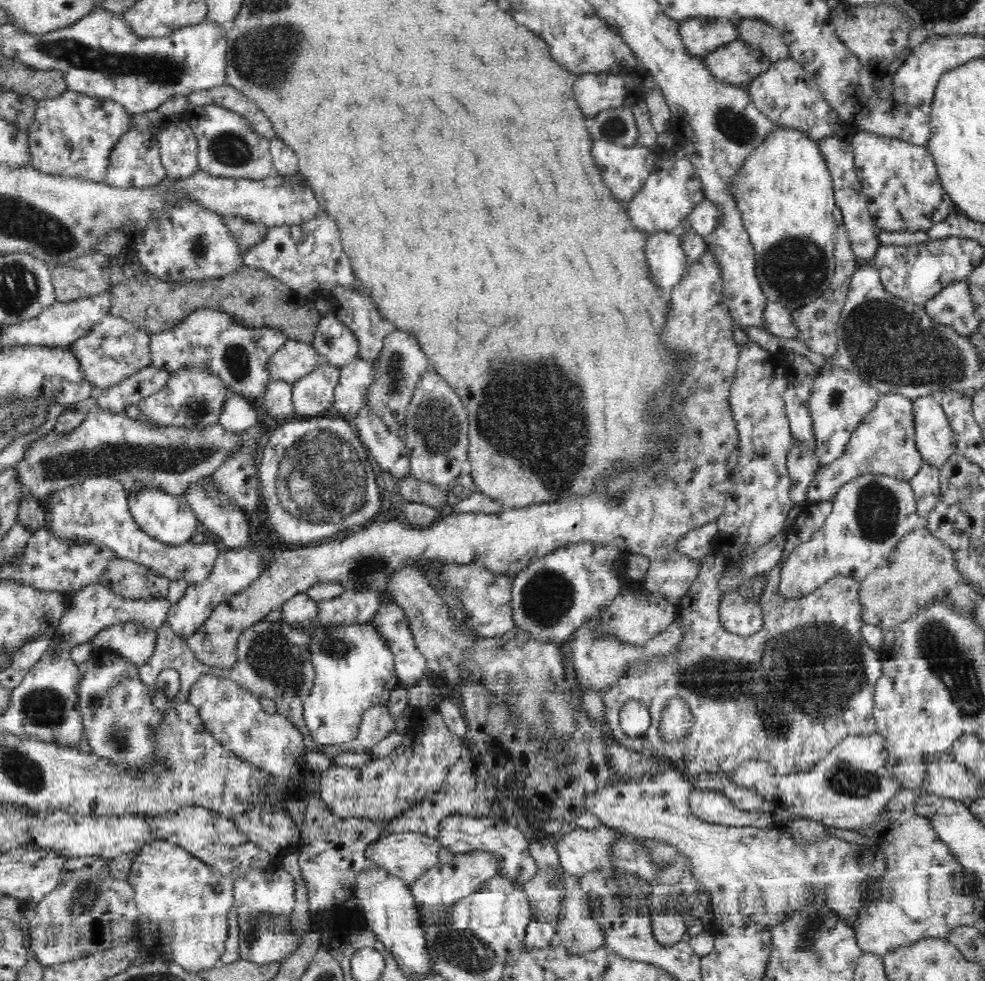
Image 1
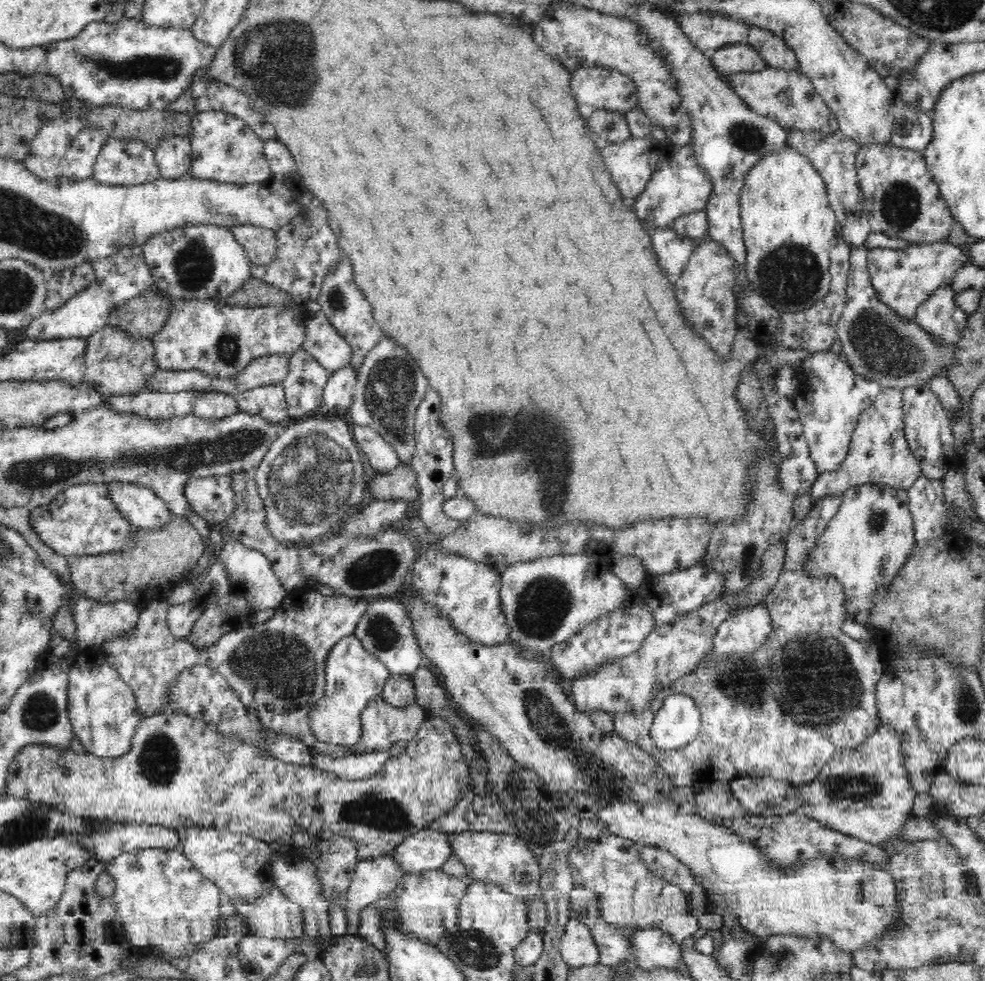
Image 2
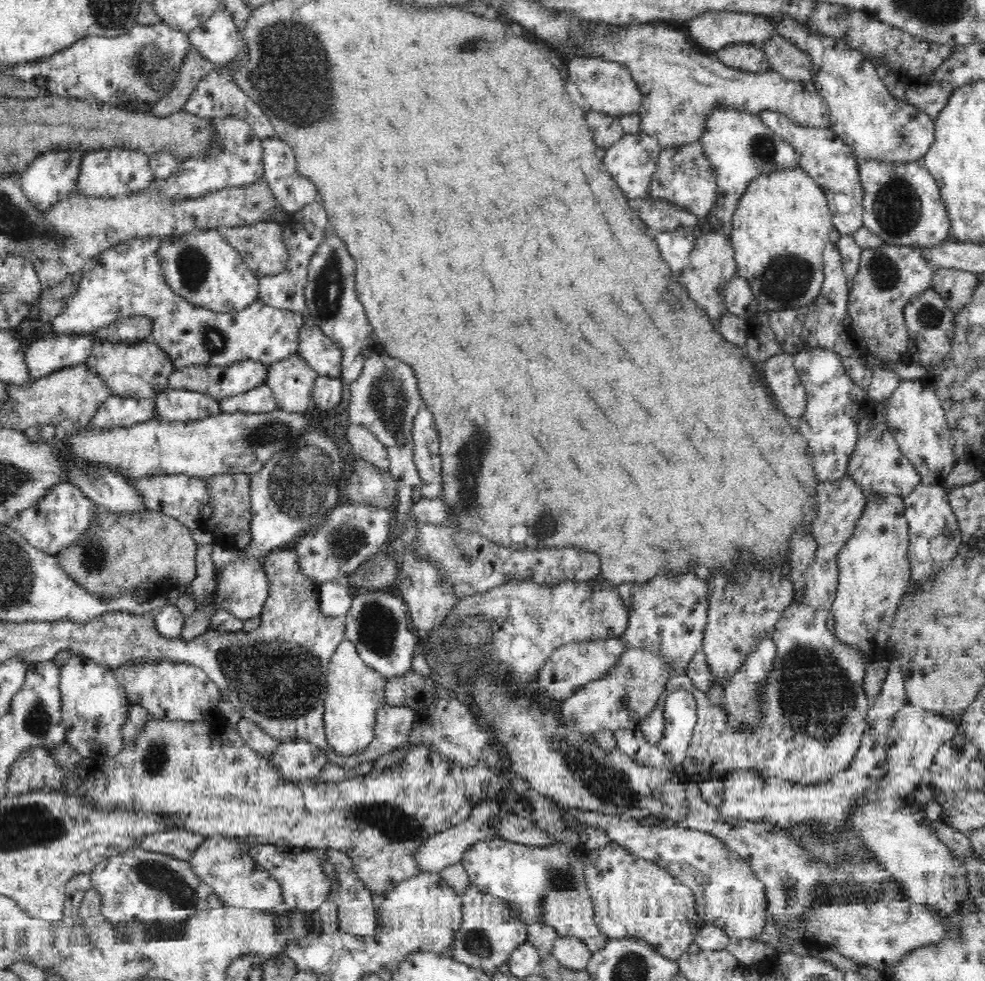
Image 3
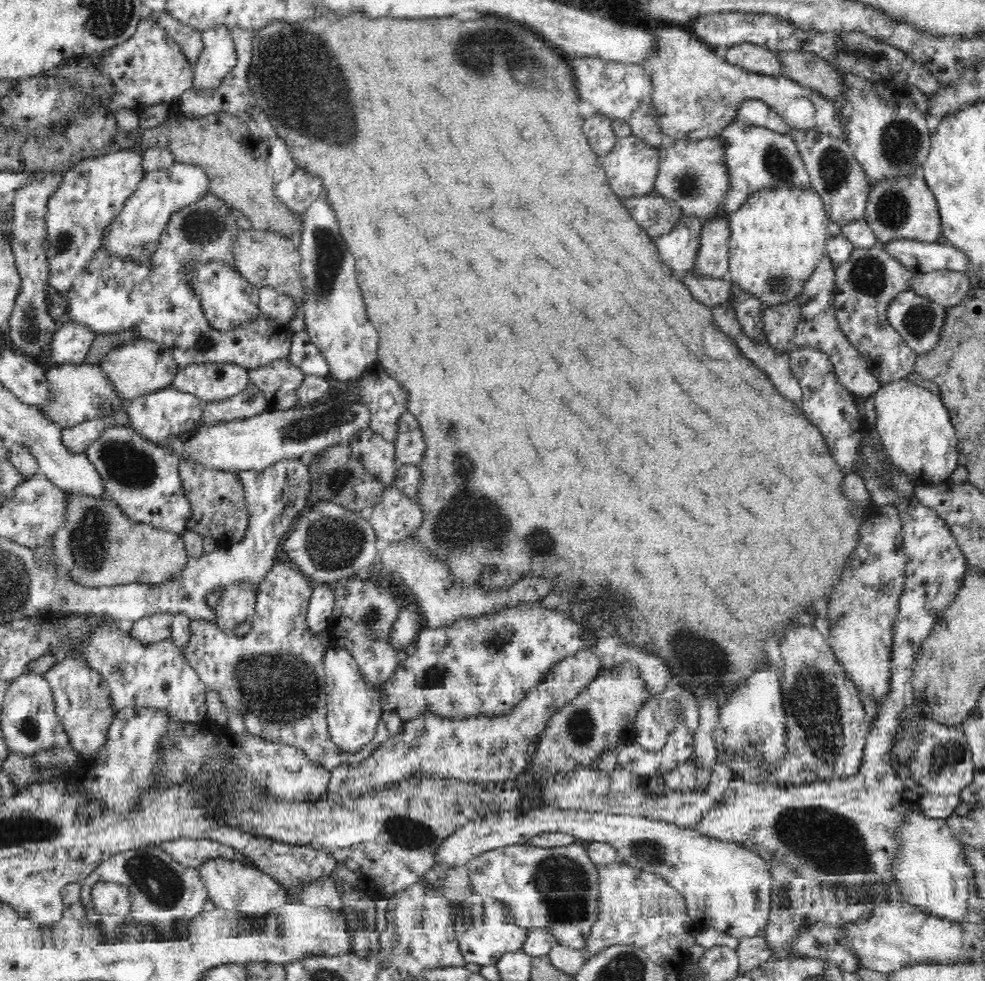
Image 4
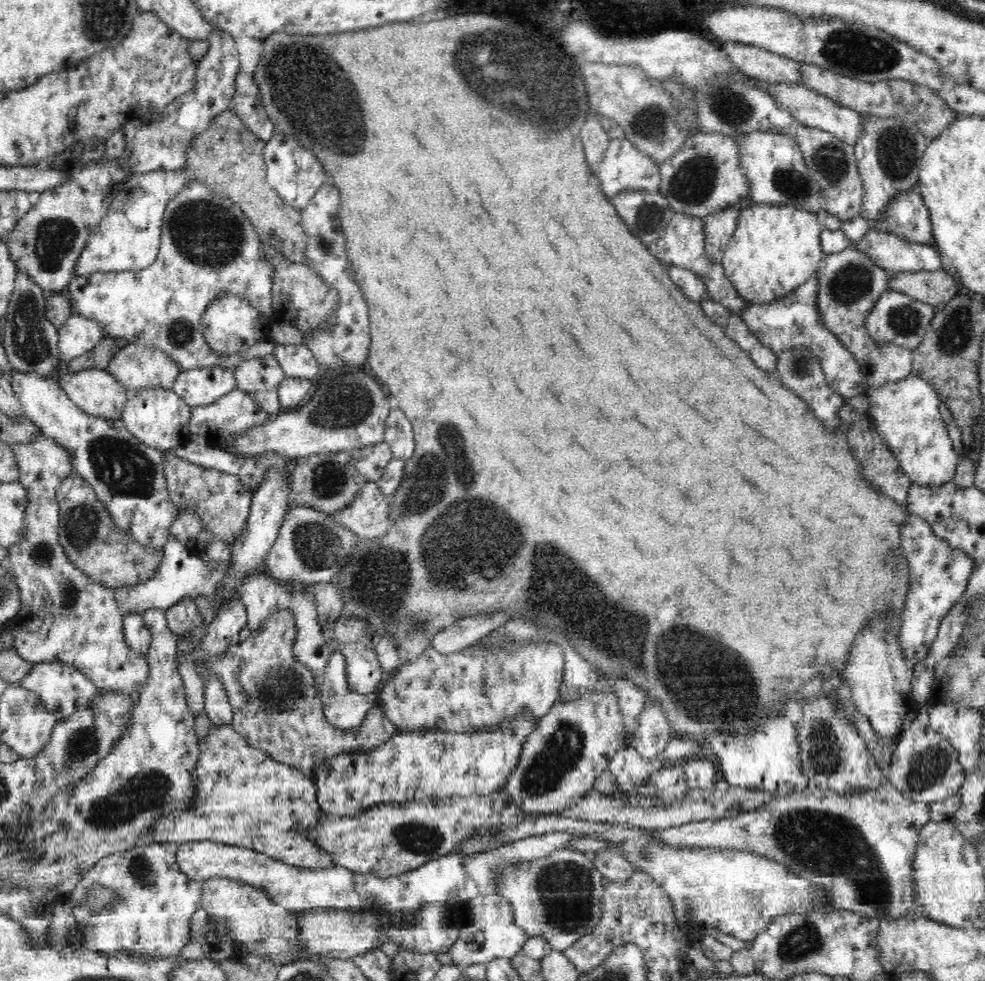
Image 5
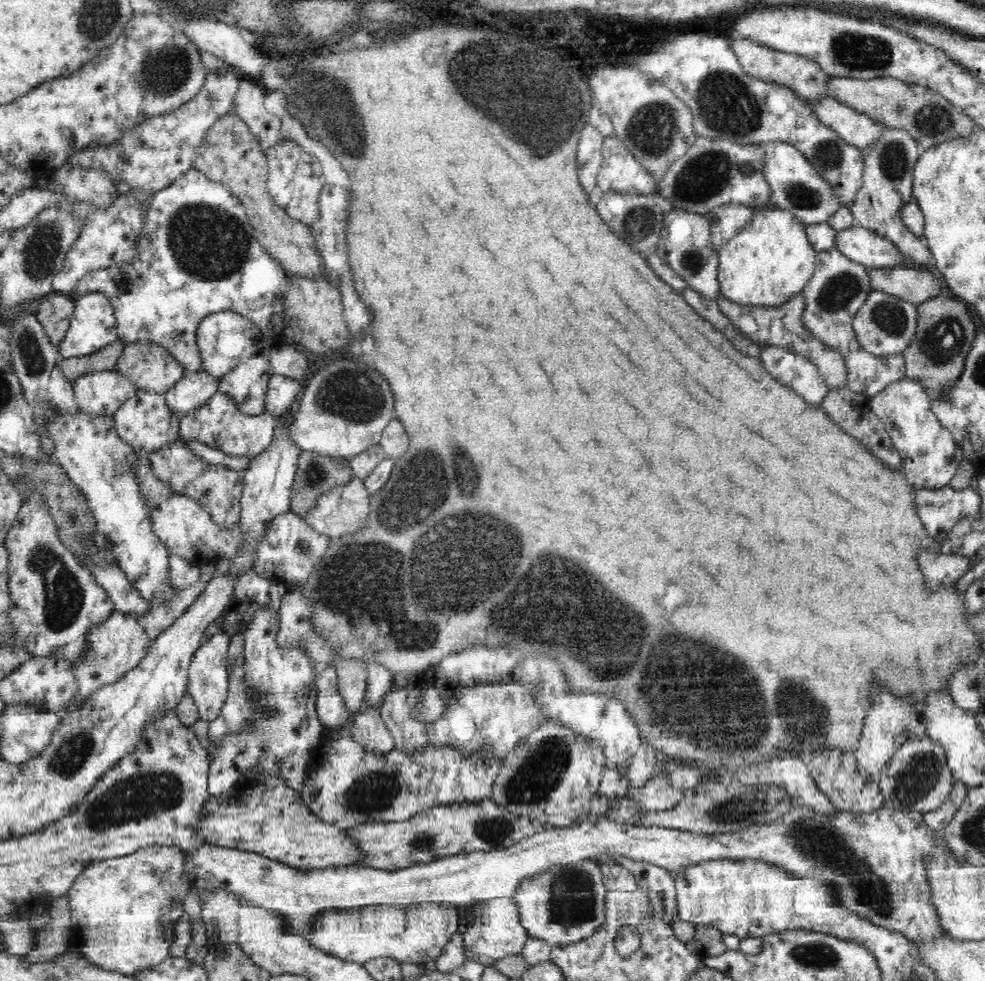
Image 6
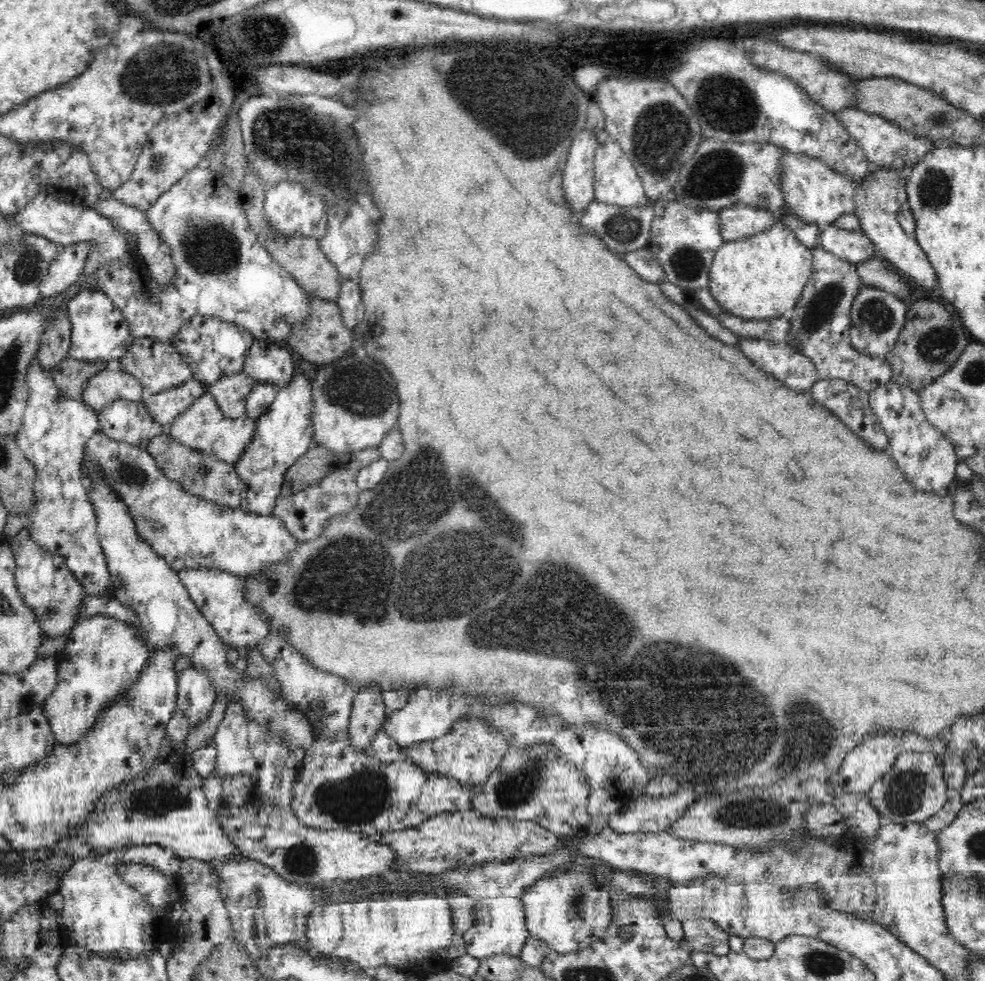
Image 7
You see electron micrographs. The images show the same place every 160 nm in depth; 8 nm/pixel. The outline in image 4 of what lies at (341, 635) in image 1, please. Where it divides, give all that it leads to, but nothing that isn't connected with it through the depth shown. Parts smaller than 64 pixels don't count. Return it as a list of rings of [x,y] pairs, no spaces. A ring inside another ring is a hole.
[[[334,644],[324,657],[326,694],[327,694],[327,727],[332,742],[342,752],[356,754],[376,736],[382,710],[381,684],[369,683],[362,673],[358,661],[344,647]]]

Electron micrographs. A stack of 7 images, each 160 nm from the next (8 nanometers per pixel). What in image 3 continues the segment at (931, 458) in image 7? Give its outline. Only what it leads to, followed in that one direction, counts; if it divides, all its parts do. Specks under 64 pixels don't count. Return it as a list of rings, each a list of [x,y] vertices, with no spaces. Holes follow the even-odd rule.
[[[904,380],[900,382],[886,402],[888,425],[893,430],[902,453],[914,463],[916,470],[920,473],[921,482],[924,484],[942,484],[956,463],[953,455],[956,447],[952,440],[950,427],[947,425],[946,412],[941,406],[941,401],[938,399],[936,392],[923,380]]]

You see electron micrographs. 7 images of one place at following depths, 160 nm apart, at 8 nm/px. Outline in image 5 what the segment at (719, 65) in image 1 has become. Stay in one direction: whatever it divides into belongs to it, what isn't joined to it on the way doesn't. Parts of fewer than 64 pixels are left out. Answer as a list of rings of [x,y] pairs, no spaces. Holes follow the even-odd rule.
[[[726,42],[722,48],[740,73],[769,83],[802,83],[799,63],[788,57],[738,42]]]

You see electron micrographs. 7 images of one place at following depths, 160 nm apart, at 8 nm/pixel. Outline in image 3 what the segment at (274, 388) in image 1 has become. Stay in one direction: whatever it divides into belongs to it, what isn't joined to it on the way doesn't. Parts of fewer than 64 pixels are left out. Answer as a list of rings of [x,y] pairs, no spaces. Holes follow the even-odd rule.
[[[267,386],[221,400],[221,413],[270,413],[278,409],[276,396]]]

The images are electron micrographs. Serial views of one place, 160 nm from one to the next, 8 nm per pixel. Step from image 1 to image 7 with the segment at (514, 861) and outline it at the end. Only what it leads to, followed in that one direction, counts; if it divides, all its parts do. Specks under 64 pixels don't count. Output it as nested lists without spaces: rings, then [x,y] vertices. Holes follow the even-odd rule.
[[[567,869],[552,878],[542,878],[531,885],[520,897],[530,937],[544,941],[559,953],[578,950],[606,932],[612,924],[611,894],[598,884],[592,874]]]

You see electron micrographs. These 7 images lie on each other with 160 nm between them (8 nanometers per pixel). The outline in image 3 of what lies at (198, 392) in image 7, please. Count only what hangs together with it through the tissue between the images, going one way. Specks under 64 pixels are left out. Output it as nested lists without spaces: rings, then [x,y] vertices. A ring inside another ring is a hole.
[[[246,359],[234,363],[232,366],[226,366],[226,369],[220,369],[219,366],[186,366],[181,370],[175,369],[173,374],[170,375],[167,389],[211,394],[213,398],[220,400],[231,398],[265,385],[265,381],[269,378],[269,365],[262,361]]]

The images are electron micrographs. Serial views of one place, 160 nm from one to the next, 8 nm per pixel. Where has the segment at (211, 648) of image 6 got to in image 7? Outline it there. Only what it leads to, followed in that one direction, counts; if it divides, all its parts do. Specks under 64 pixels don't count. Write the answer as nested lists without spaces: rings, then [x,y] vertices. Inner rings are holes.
[[[191,665],[178,676],[178,700],[176,708],[188,715],[190,726],[200,724],[208,718],[216,702],[218,689],[208,669],[202,665]]]

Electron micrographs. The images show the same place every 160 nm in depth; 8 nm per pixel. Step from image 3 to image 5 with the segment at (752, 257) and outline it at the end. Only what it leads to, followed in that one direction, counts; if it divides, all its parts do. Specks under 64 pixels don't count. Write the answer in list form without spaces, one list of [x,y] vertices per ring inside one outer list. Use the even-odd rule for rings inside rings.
[[[794,203],[742,204],[734,234],[722,258],[724,274],[749,303],[764,304],[780,300],[812,278],[818,266],[822,264],[824,252],[820,234],[822,234],[822,224],[816,211],[800,209],[794,206]]]

